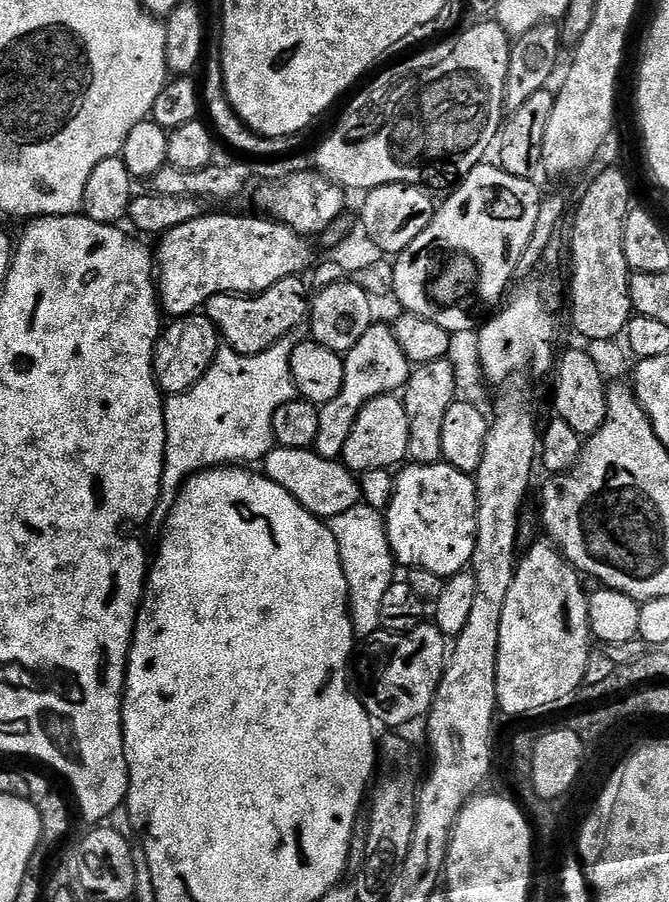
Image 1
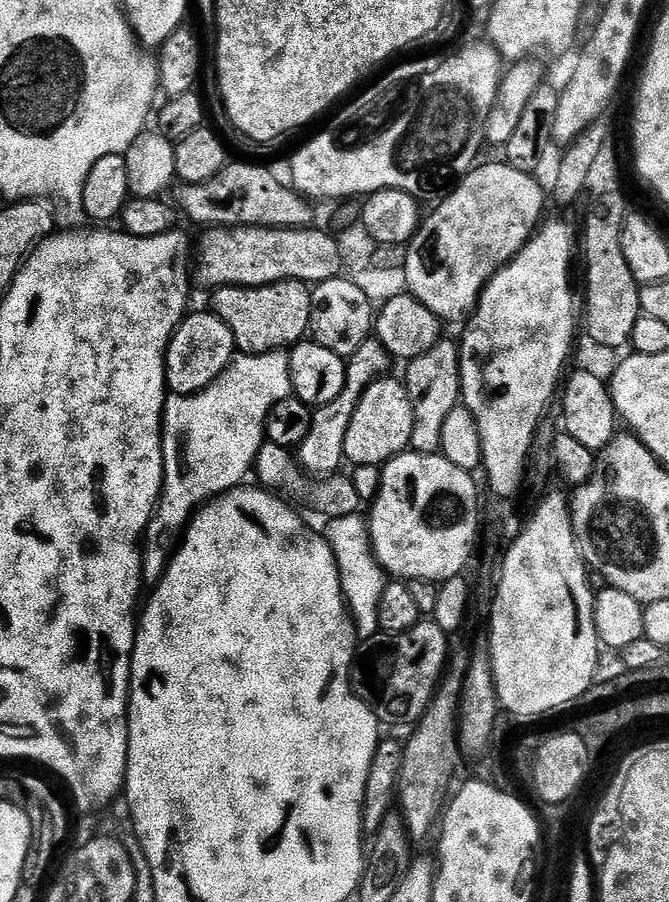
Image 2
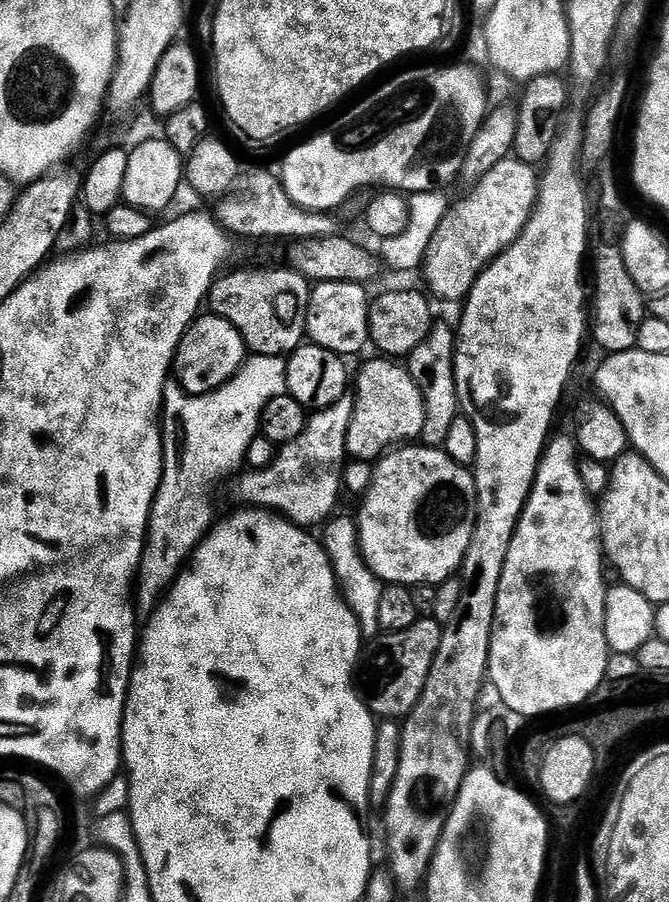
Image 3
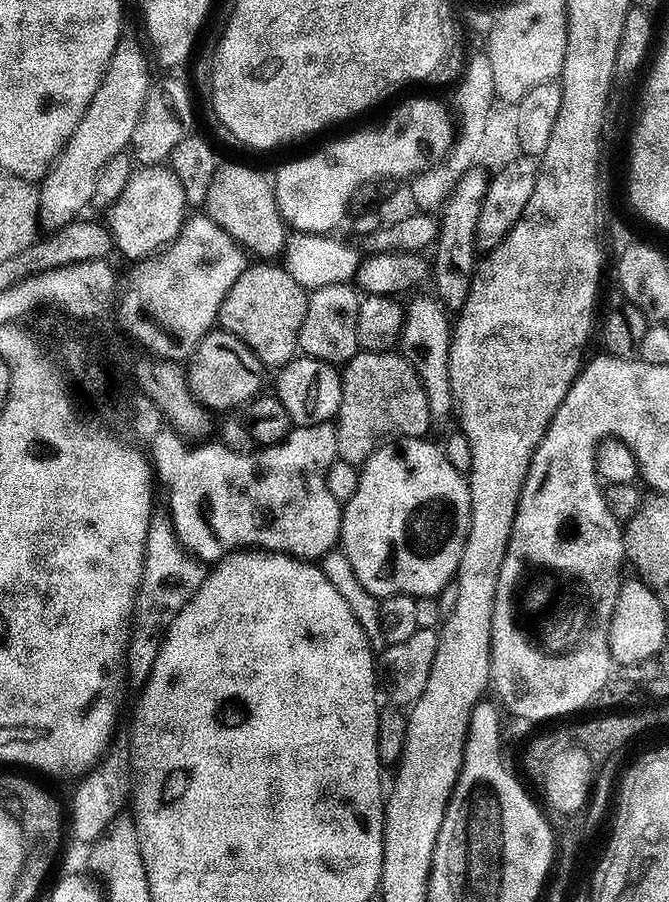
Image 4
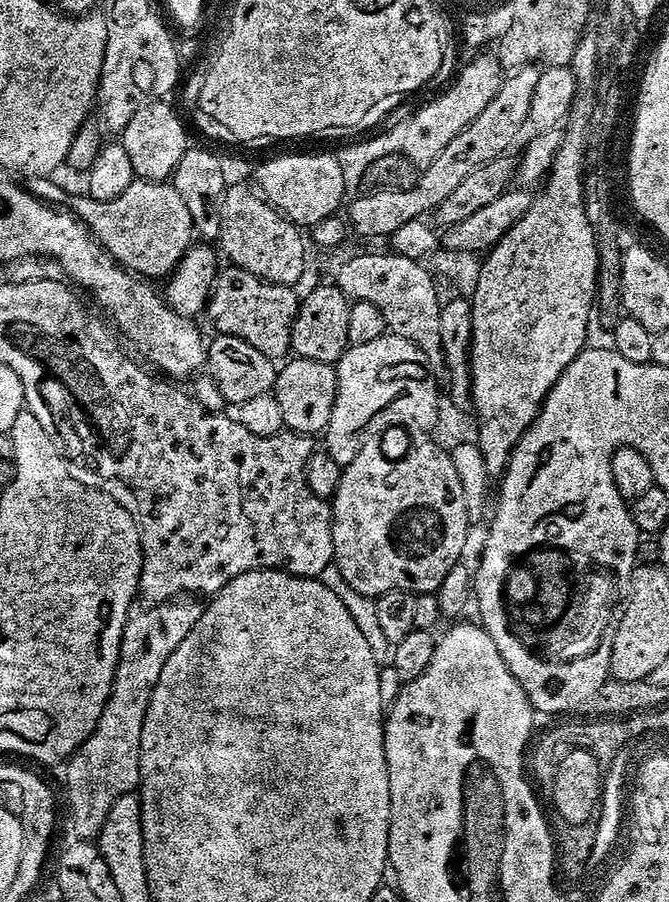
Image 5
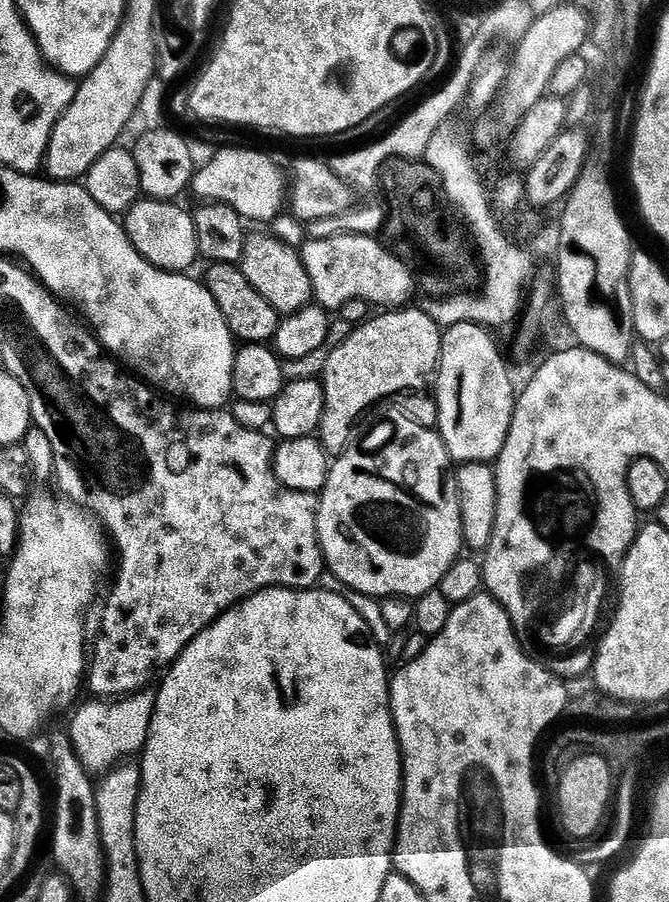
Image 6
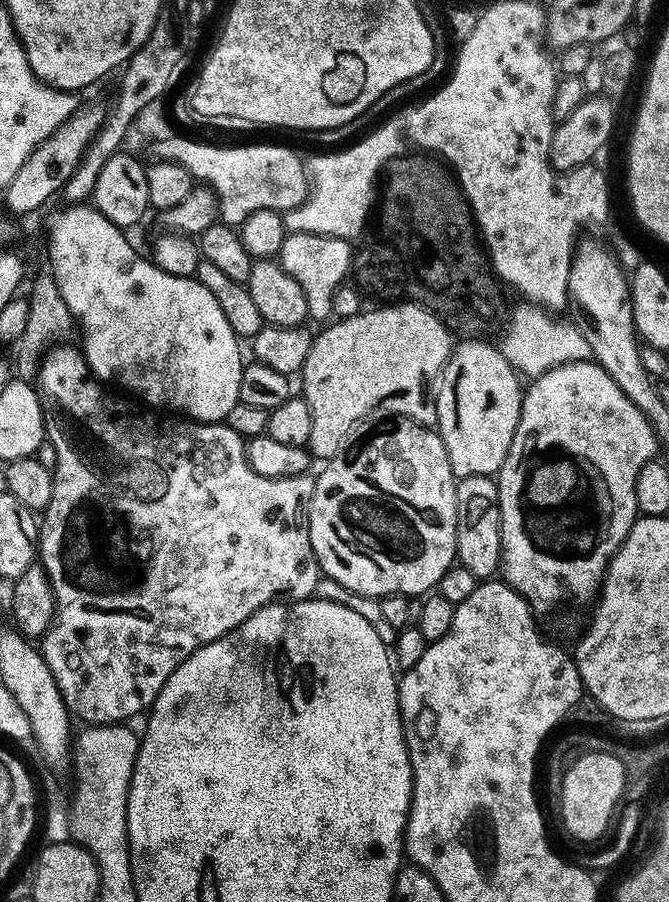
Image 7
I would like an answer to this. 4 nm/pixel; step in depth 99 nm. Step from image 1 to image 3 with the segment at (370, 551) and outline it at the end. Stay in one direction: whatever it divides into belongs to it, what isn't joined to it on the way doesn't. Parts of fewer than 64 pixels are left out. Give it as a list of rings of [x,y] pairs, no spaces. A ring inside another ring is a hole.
[[[336,514],[323,525],[322,543],[328,552],[328,557],[332,563],[332,569],[336,575],[336,583],[340,586],[340,591],[348,609],[354,614],[354,618],[360,624],[360,634],[364,638],[375,638],[381,635],[378,626],[378,606],[382,602],[382,590],[385,585],[370,570],[366,558],[360,549],[360,525],[355,519],[348,516]]]

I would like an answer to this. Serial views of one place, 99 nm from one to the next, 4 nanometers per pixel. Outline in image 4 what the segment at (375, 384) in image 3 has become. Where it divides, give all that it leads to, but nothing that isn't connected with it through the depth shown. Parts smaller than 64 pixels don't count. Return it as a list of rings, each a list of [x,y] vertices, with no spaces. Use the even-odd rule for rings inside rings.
[[[361,351],[343,369],[344,393],[336,433],[339,459],[348,464],[367,464],[383,441],[380,439],[391,432],[396,436],[408,436],[404,438],[424,438],[434,425],[428,407],[428,393],[424,390],[417,365],[396,355],[395,351]]]

